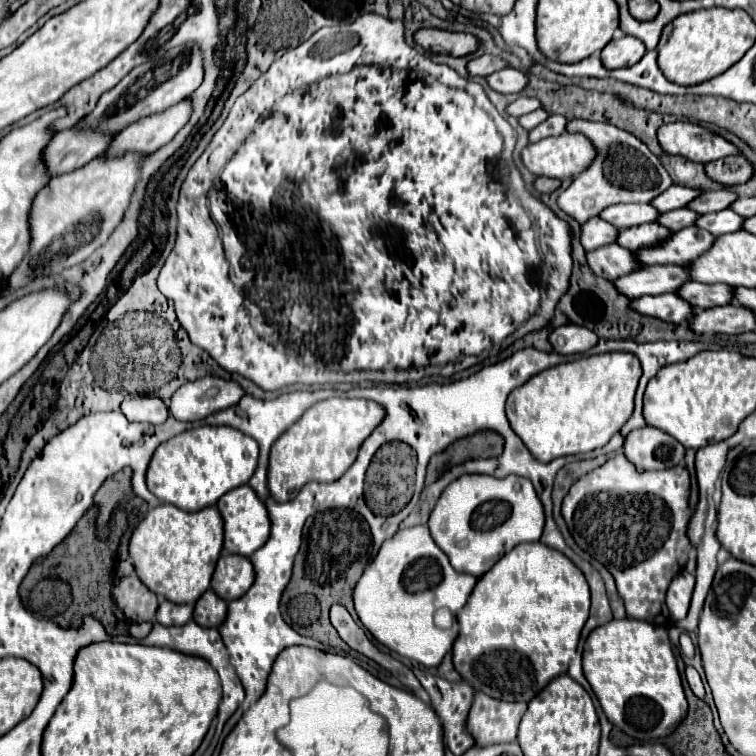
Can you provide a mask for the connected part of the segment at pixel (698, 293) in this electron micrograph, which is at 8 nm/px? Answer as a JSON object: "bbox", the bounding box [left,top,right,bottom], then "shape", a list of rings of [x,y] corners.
{"bbox":[678,281,734,309],"shape":[[[688,281],[682,285],[678,295],[686,299],[694,309],[712,309],[734,303],[734,289],[730,289],[730,285],[702,285]]]}

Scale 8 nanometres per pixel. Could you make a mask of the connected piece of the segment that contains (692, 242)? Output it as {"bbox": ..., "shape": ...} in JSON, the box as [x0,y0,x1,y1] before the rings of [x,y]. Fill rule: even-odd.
{"bbox":[638,227,714,267],"shape":[[[686,227],[682,231],[672,233],[672,237],[668,241],[664,241],[658,247],[650,247],[650,249],[640,249],[638,261],[642,267],[648,265],[690,265],[690,261],[696,261],[702,253],[706,253],[706,249],[710,249],[710,245],[714,245],[714,235],[706,233],[704,229],[694,229],[694,227]]]}

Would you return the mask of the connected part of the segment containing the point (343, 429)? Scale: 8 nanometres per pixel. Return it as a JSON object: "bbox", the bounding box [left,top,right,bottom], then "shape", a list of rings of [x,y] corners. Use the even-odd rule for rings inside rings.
{"bbox":[268,397,386,501],"shape":[[[332,397],[320,401],[306,411],[280,439],[274,443],[270,451],[270,469],[268,469],[268,487],[272,489],[272,497],[276,501],[292,501],[298,489],[310,481],[332,483],[350,469],[350,465],[358,457],[358,449],[362,441],[370,437],[370,433],[384,421],[386,409],[368,399],[340,399]]]}

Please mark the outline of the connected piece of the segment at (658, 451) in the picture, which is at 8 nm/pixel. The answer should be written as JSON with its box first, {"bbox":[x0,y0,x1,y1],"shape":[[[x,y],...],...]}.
{"bbox":[624,425,686,469],"shape":[[[646,425],[642,429],[634,429],[624,439],[624,451],[626,457],[638,467],[638,469],[670,469],[684,461],[686,447],[678,445],[674,437],[668,433],[662,433],[660,429],[654,429],[652,425]]]}

